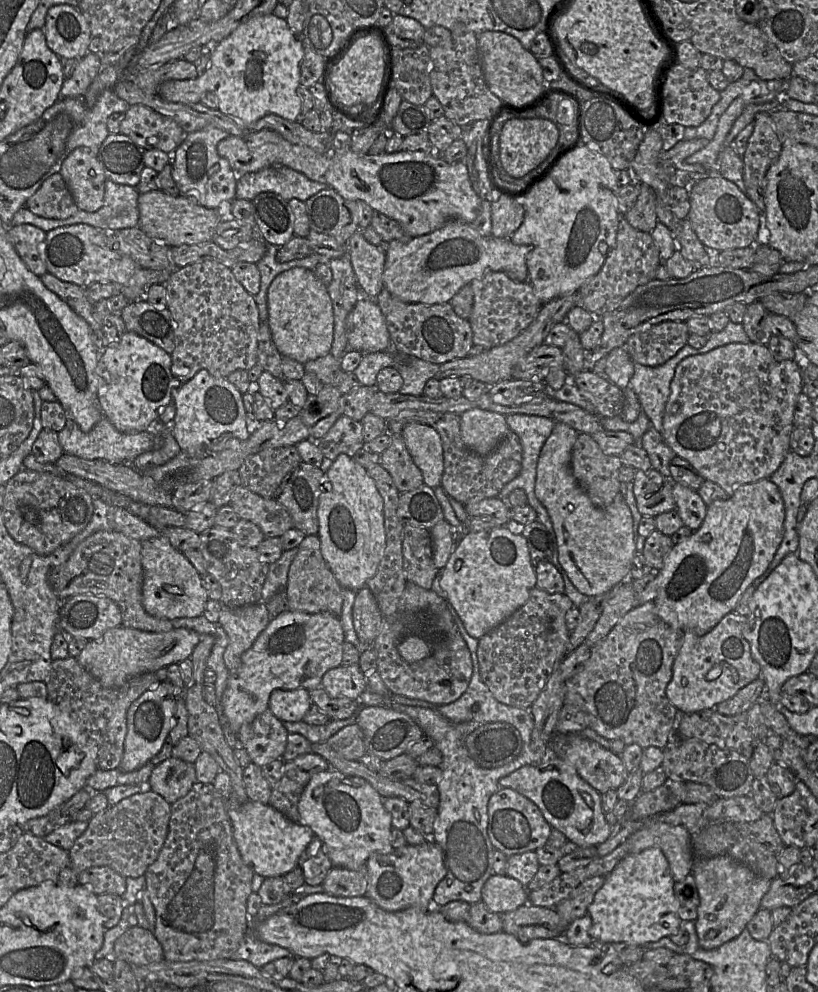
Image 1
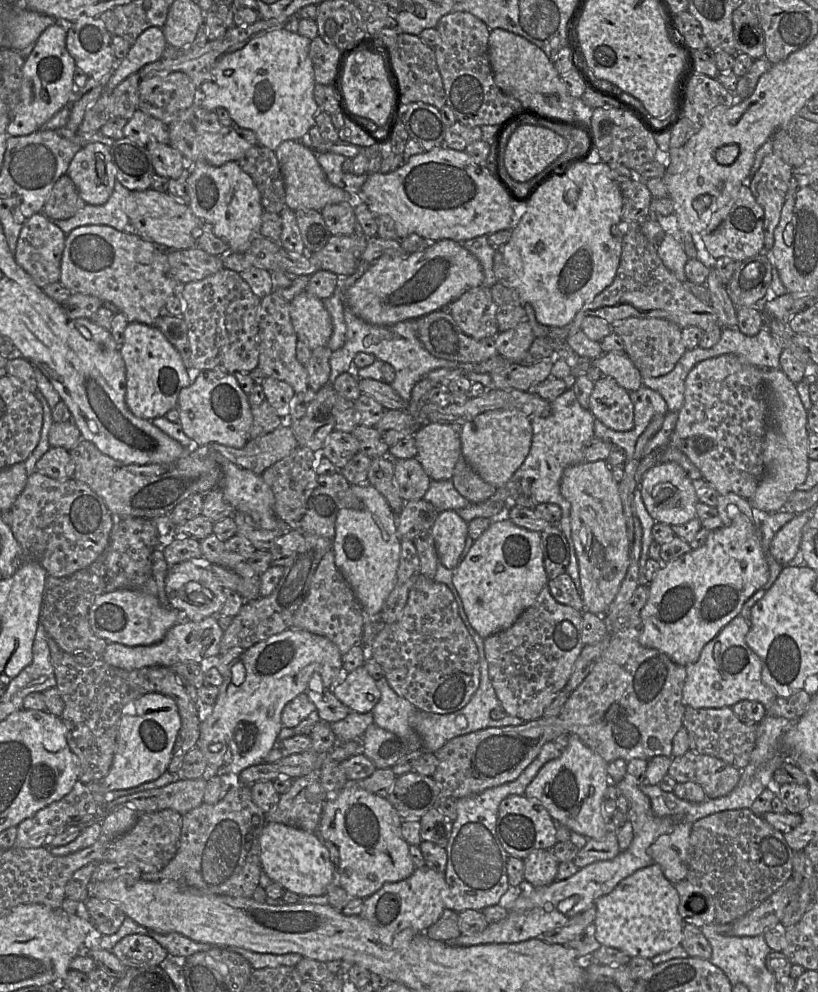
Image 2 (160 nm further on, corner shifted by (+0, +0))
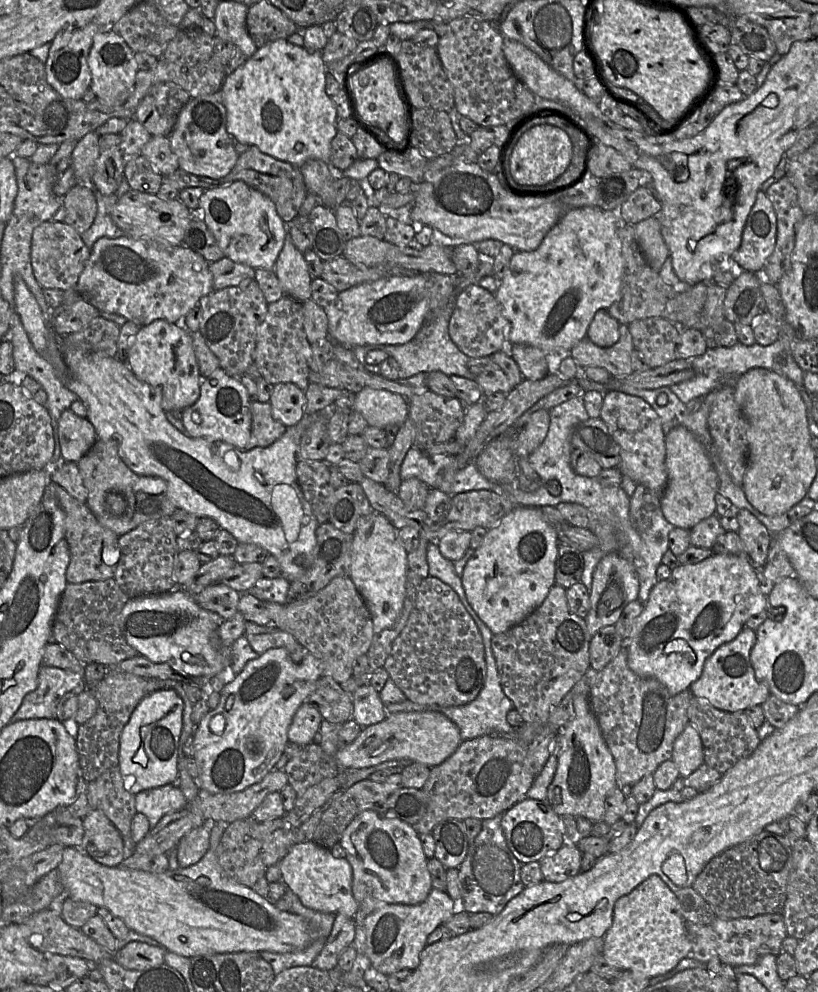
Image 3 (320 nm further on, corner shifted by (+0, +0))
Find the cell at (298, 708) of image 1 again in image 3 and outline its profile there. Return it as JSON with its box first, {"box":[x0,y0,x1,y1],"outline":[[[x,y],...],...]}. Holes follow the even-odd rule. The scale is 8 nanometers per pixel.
{"box":[288,703,322,747],"outline":[[[303,703],[297,709],[288,729],[288,741],[301,747],[311,744],[322,722],[319,711],[311,704]]]}

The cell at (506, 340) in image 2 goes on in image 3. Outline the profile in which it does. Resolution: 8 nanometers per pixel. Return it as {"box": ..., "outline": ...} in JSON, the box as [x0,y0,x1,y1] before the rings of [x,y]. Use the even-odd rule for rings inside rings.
{"box":[508,344,549,380],"outline":[[[509,344],[508,351],[524,378],[540,380],[549,374],[545,353],[539,348],[526,344]]]}

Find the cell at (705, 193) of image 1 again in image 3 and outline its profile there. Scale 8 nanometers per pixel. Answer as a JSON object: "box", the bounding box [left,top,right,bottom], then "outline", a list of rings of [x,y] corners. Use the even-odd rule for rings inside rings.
{"box":[731,190,777,272],"outline":[[[759,190],[747,217],[740,247],[731,255],[745,271],[761,272],[777,239],[777,215],[764,191]]]}

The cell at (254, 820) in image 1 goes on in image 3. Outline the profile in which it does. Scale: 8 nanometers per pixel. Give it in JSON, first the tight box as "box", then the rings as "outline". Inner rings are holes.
{"box":[278,840,358,917],"outline":[[[311,840],[293,845],[278,865],[283,880],[304,906],[354,917],[358,904],[352,892],[353,870],[346,858],[334,857],[329,849]]]}

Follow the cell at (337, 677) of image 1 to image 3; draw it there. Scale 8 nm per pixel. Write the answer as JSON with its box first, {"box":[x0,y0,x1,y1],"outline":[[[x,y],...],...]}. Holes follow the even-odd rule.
{"box":[352,685,387,728],"outline":[[[371,685],[359,687],[352,694],[352,700],[352,718],[361,728],[377,724],[387,717],[385,705]]]}

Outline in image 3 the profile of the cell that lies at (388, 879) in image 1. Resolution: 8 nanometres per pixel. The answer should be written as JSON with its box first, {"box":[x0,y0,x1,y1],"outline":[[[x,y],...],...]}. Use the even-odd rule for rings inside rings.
{"box":[365,888,455,976],"outline":[[[432,888],[426,900],[420,904],[390,904],[380,908],[365,919],[366,954],[373,967],[386,976],[400,970],[415,970],[420,963],[420,954],[427,945],[427,937],[438,926],[443,924],[455,913],[455,903],[446,891]]]}

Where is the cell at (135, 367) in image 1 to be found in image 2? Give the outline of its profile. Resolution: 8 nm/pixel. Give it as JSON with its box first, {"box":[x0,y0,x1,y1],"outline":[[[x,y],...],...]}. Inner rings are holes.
{"box":[120,322,194,420],"outline":[[[131,322],[124,331],[120,353],[126,369],[126,404],[138,418],[153,420],[177,407],[180,391],[194,380],[177,349],[154,325]]]}

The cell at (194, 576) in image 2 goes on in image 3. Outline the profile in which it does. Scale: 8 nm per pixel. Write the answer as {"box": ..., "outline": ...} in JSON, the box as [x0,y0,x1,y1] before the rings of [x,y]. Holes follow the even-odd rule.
{"box":[194,582,240,620],"outline":[[[218,582],[205,587],[194,598],[202,608],[215,612],[226,620],[238,612],[240,596],[239,591]]]}

